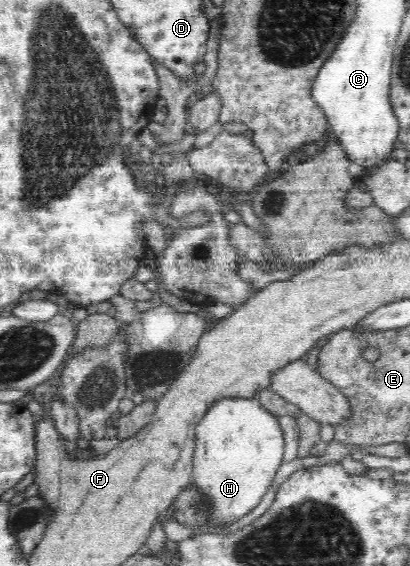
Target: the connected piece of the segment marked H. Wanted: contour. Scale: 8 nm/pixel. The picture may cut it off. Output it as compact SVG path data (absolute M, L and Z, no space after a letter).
M223 398L196 427L192 484L208 503L208 521L231 523L255 509L283 463L285 440L277 416L254 398Z

